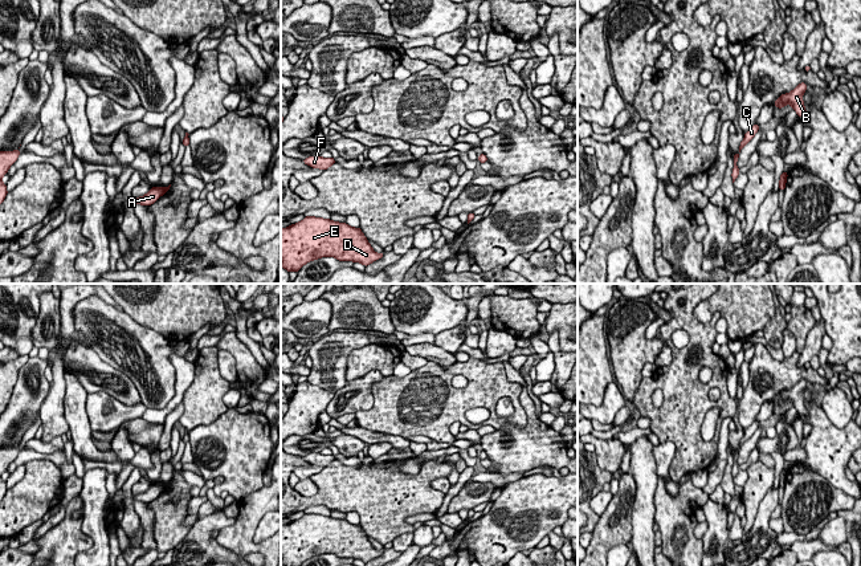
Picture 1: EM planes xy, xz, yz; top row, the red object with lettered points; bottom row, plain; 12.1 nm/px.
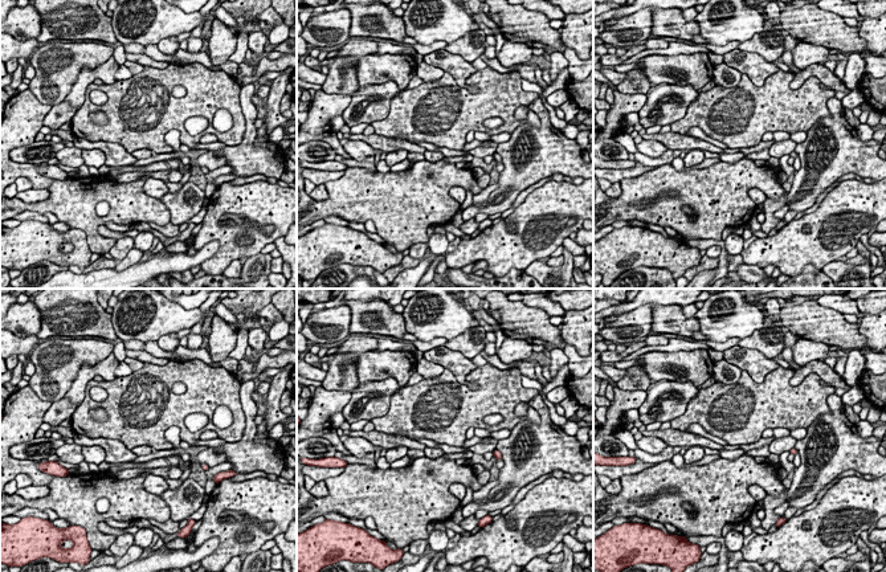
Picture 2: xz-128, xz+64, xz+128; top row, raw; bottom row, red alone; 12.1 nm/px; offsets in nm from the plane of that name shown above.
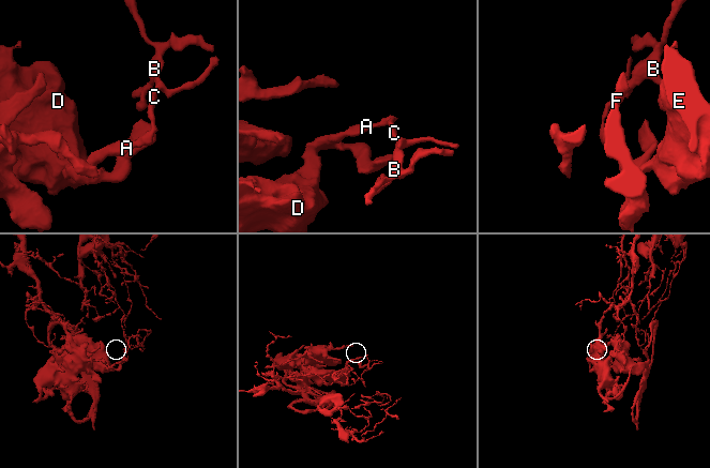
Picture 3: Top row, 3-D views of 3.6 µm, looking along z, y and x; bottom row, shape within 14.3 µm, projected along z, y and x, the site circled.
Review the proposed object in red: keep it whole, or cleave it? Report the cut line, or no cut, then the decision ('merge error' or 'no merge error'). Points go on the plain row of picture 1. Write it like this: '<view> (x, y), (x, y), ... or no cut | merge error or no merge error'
yz (745, 430), (749, 438) | merge error

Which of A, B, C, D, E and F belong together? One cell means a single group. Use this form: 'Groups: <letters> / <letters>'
Groups: A D E F / B C

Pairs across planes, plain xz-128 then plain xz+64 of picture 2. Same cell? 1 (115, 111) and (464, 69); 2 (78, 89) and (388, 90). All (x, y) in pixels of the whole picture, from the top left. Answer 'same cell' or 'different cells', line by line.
1: different cells
2: different cells

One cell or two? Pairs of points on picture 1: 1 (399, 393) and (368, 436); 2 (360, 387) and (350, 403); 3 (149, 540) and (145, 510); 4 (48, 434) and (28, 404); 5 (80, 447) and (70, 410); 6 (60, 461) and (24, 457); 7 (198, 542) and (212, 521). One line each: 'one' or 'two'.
1: two
2: one
3: one
4: two
5: one
6: one
7: one

